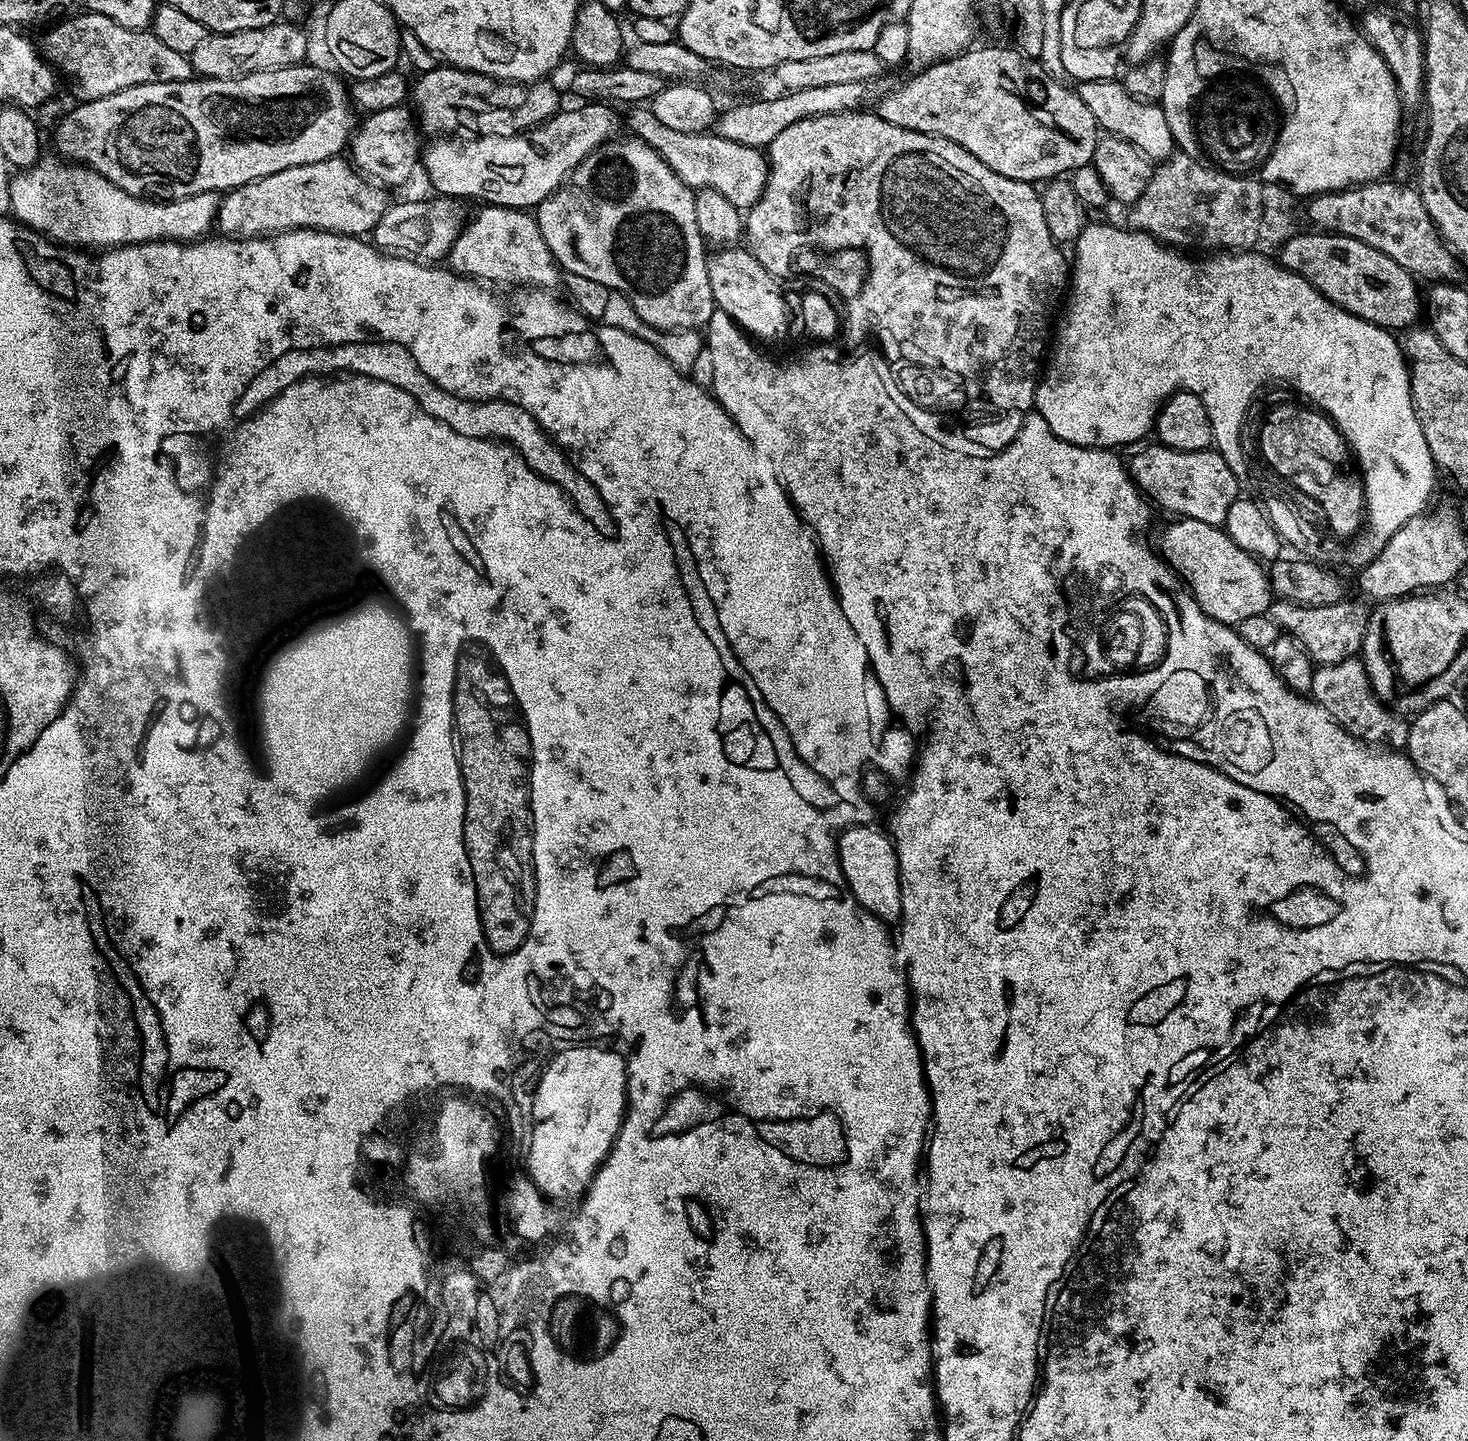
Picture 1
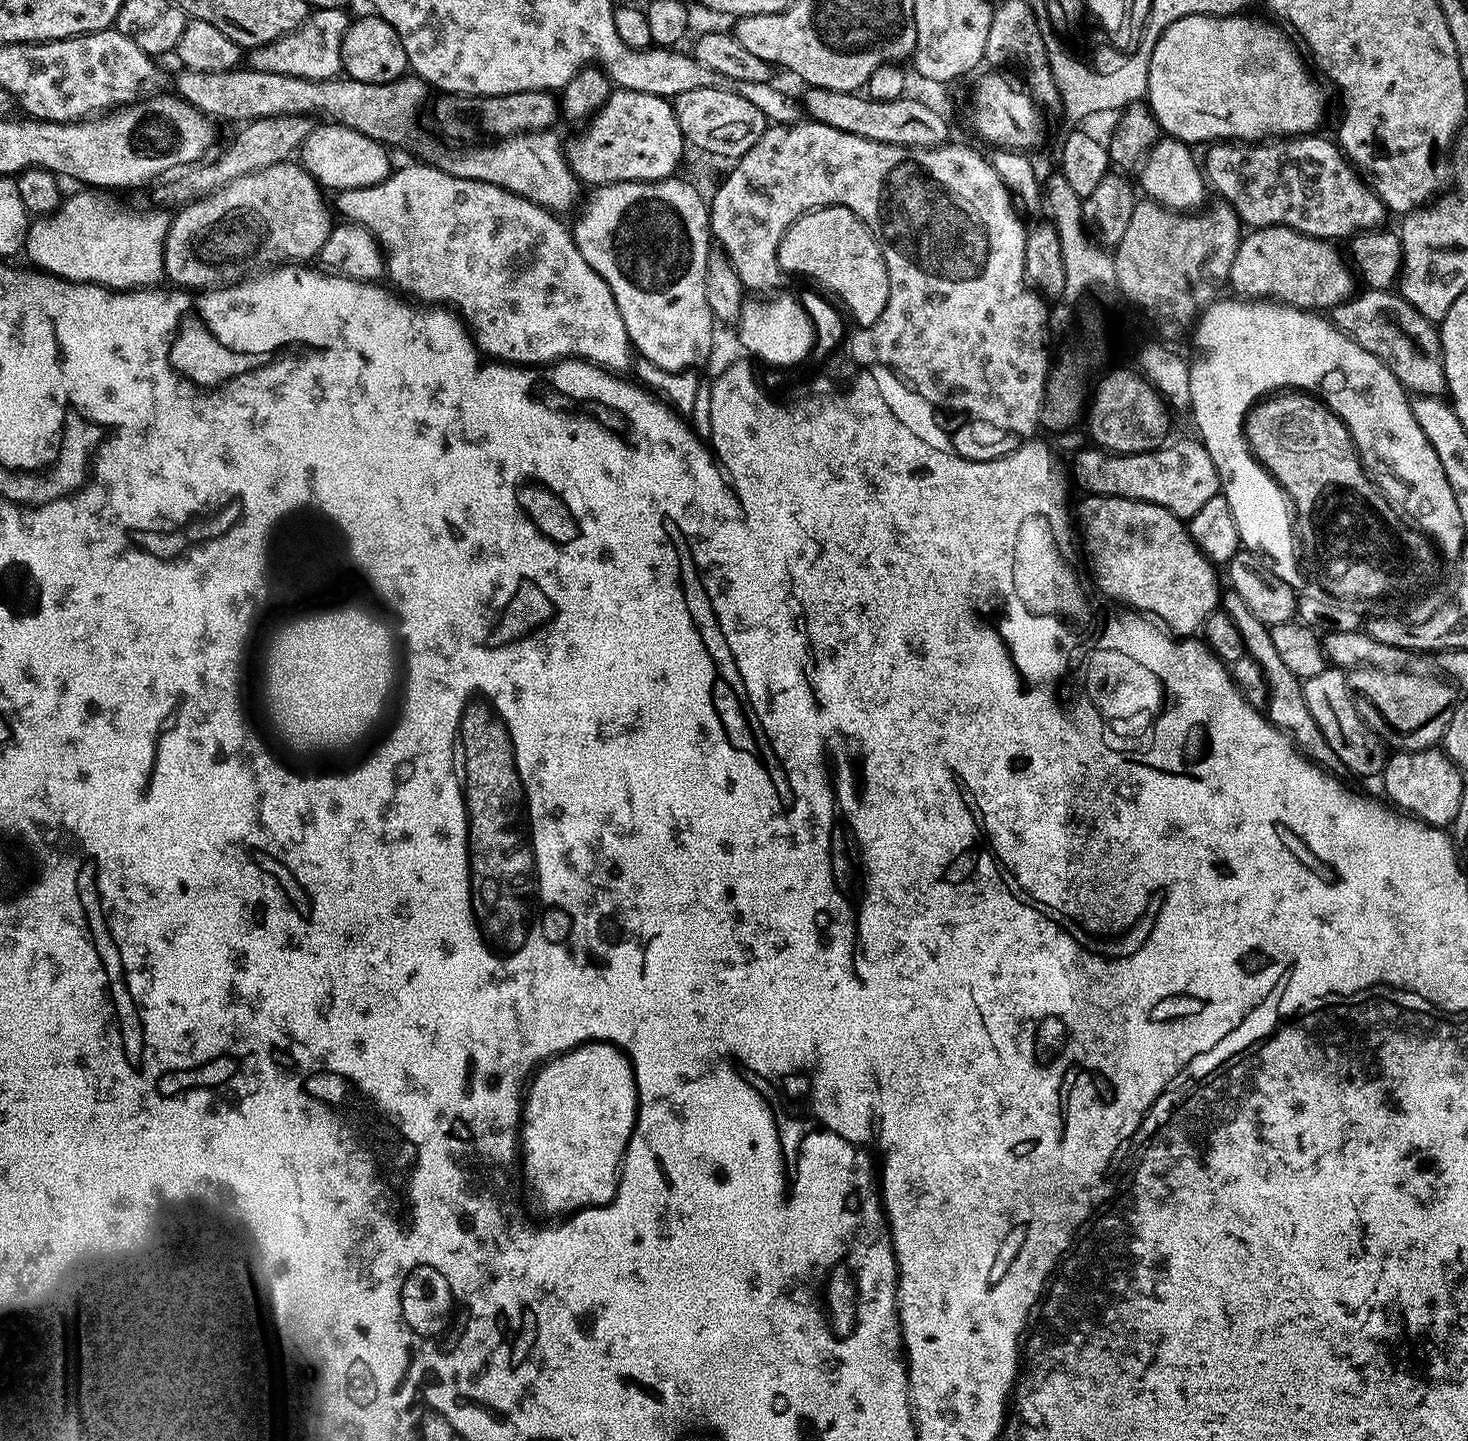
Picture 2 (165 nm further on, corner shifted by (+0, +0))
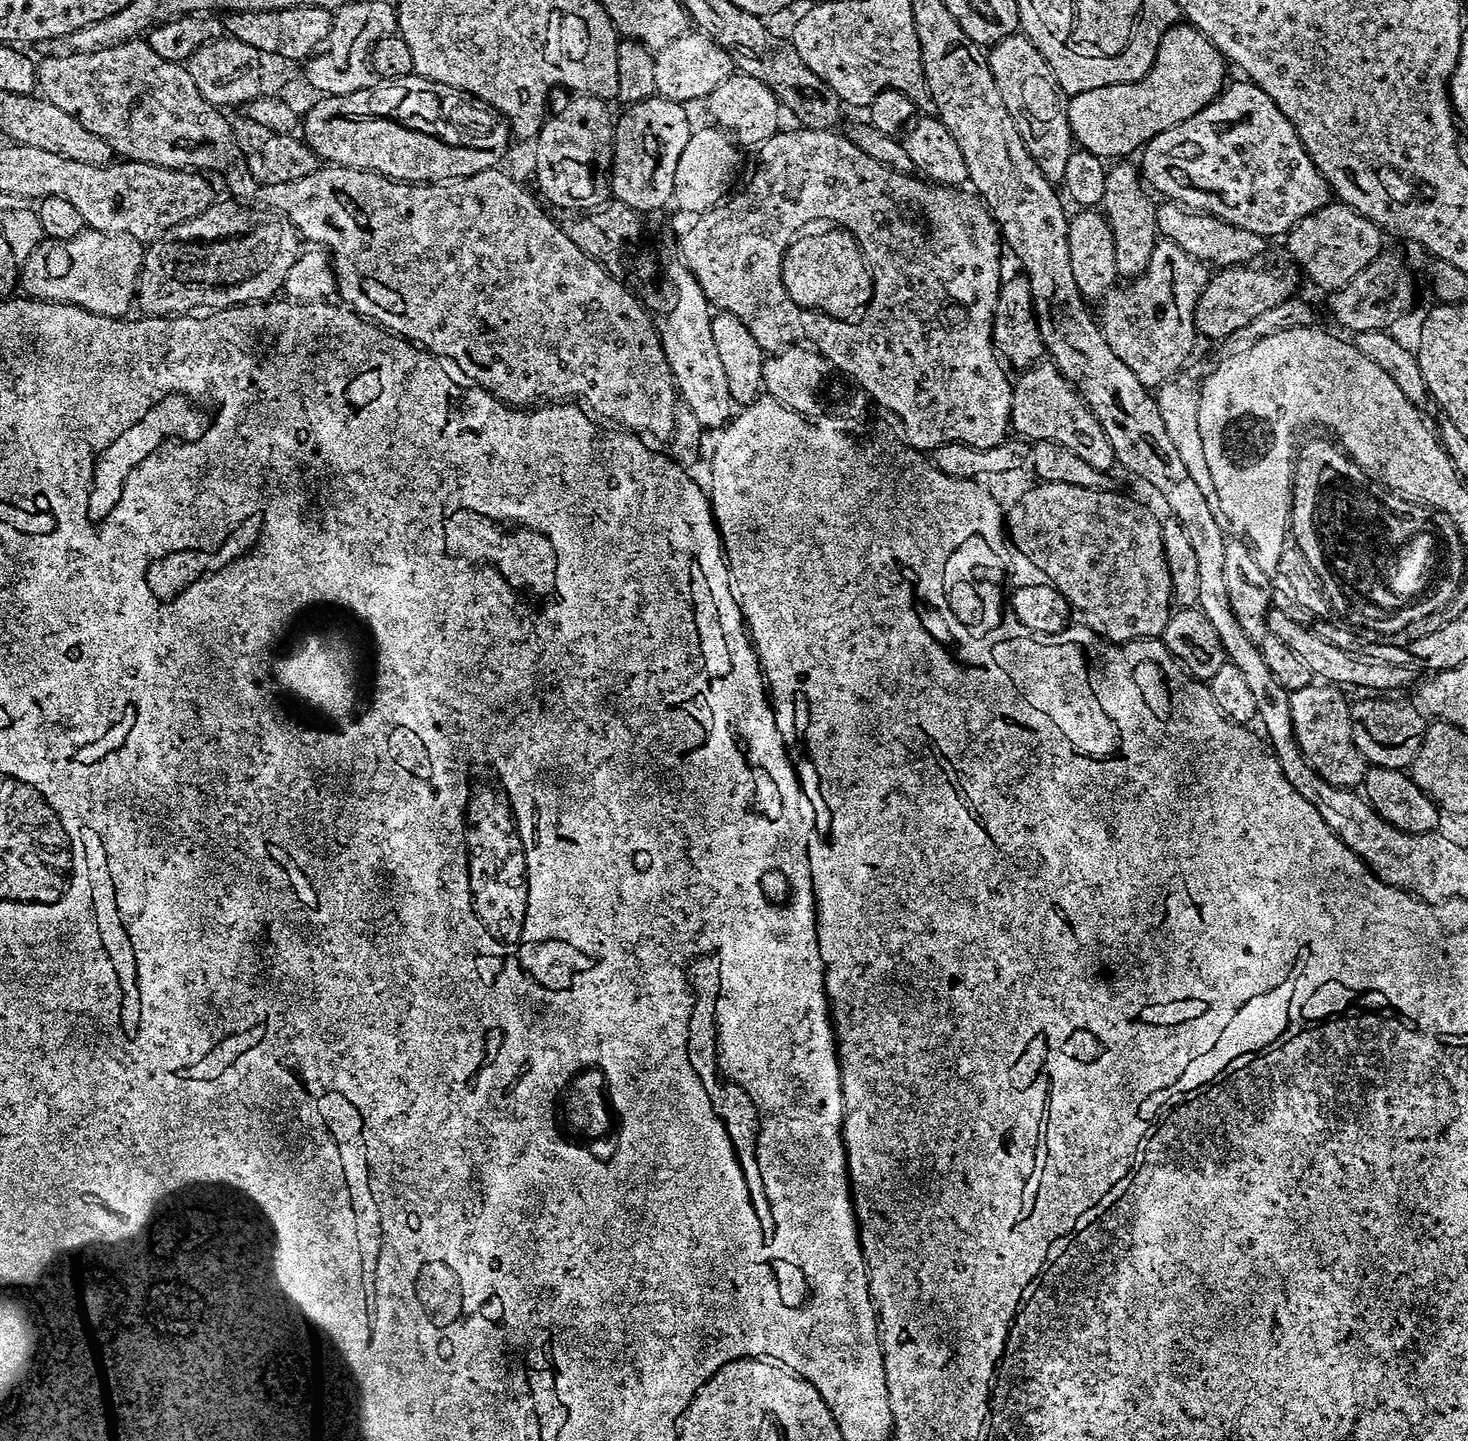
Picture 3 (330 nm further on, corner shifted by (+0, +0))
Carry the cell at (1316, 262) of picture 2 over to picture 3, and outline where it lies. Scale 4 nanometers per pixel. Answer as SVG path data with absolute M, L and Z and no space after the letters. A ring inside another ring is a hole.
M1259 263L1233 264L1209 275L1196 307L1196 331L1204 336L1232 336L1239 328L1247 329L1262 310L1278 306L1278 302L1293 299L1296 288L1295 267L1259 268Z

